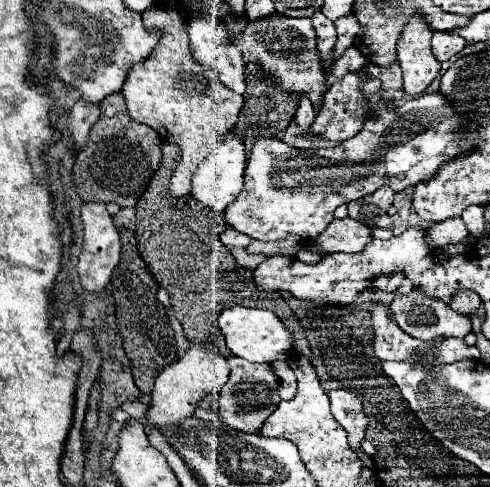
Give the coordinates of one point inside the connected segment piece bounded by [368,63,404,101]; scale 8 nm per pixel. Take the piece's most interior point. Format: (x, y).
(391, 78)

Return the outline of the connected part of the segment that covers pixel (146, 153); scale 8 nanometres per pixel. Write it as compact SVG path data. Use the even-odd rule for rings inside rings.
M122 91L112 93L110 97L106 97L100 103L100 119L92 125L90 129L90 137L86 147L76 155L74 159L74 187L78 191L78 195L82 197L82 201L102 201L102 203L116 203L120 207L134 207L138 197L144 193L152 173L158 169L160 163L160 137L152 127L146 127L142 123L136 123L128 117L128 109L122 97Z

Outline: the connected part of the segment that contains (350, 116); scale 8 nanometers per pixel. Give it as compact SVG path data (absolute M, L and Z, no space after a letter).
M348 73L328 89L324 105L320 107L310 129L322 139L344 141L346 137L352 137L354 131L362 129L366 111L368 107L358 89L358 77Z

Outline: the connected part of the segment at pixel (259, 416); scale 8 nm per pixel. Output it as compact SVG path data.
M230 357L230 379L218 397L218 413L222 421L242 433L260 433L264 421L274 413L280 397L276 391L276 377L268 363L250 363L240 357Z

